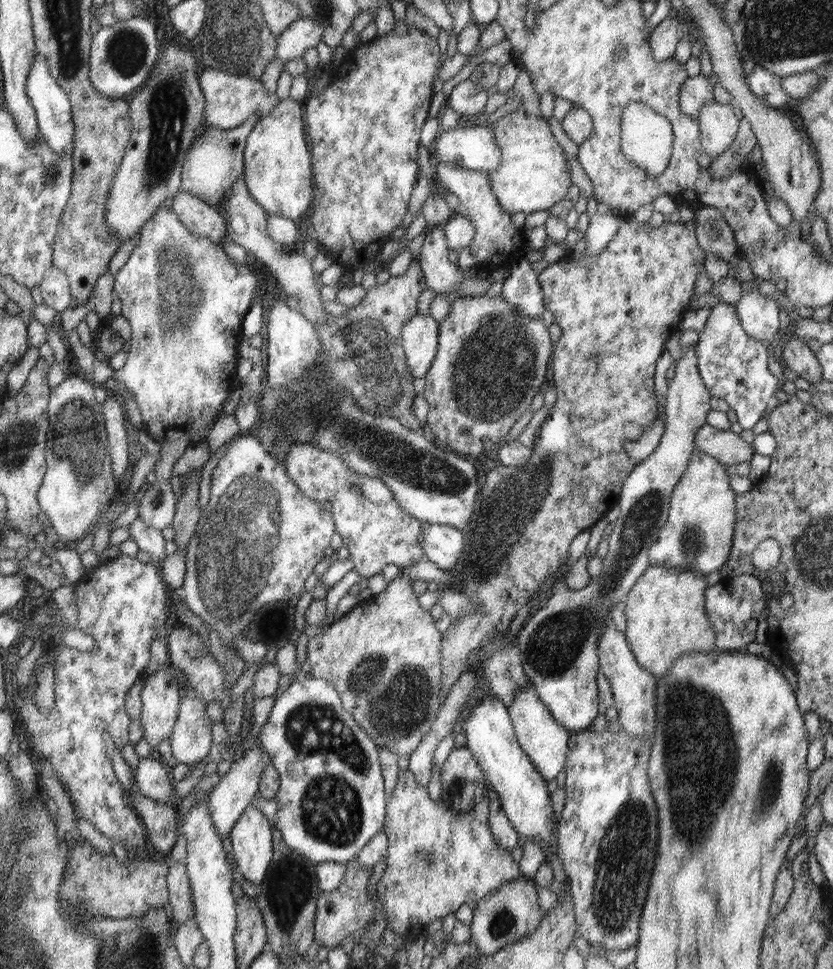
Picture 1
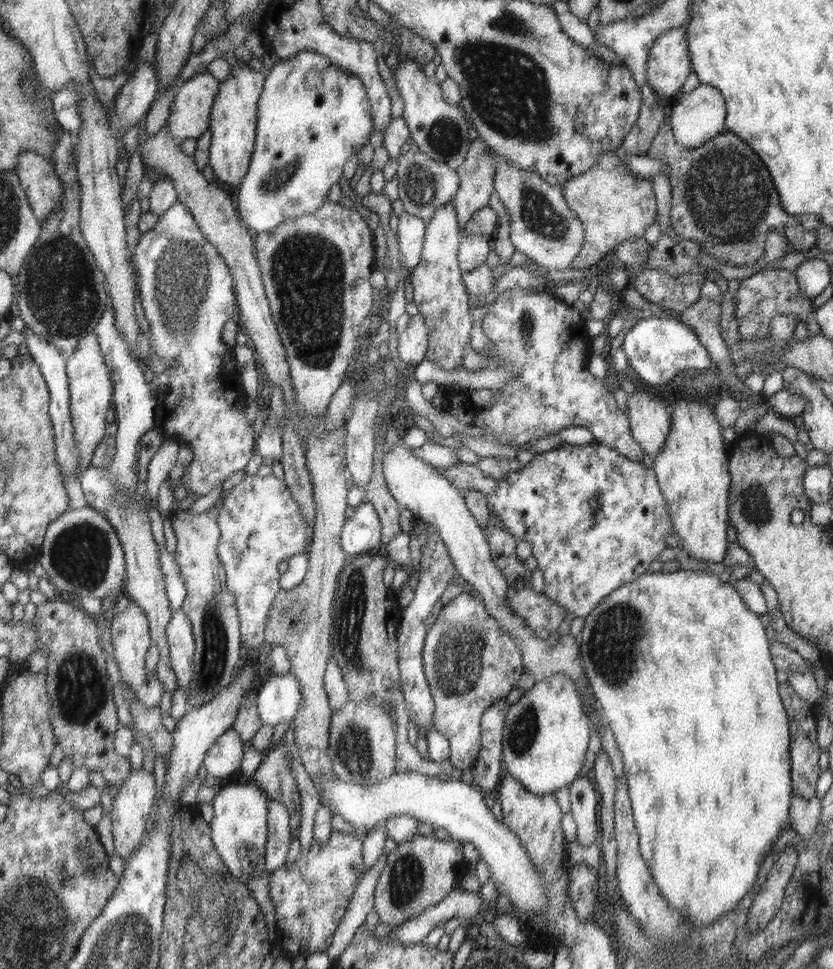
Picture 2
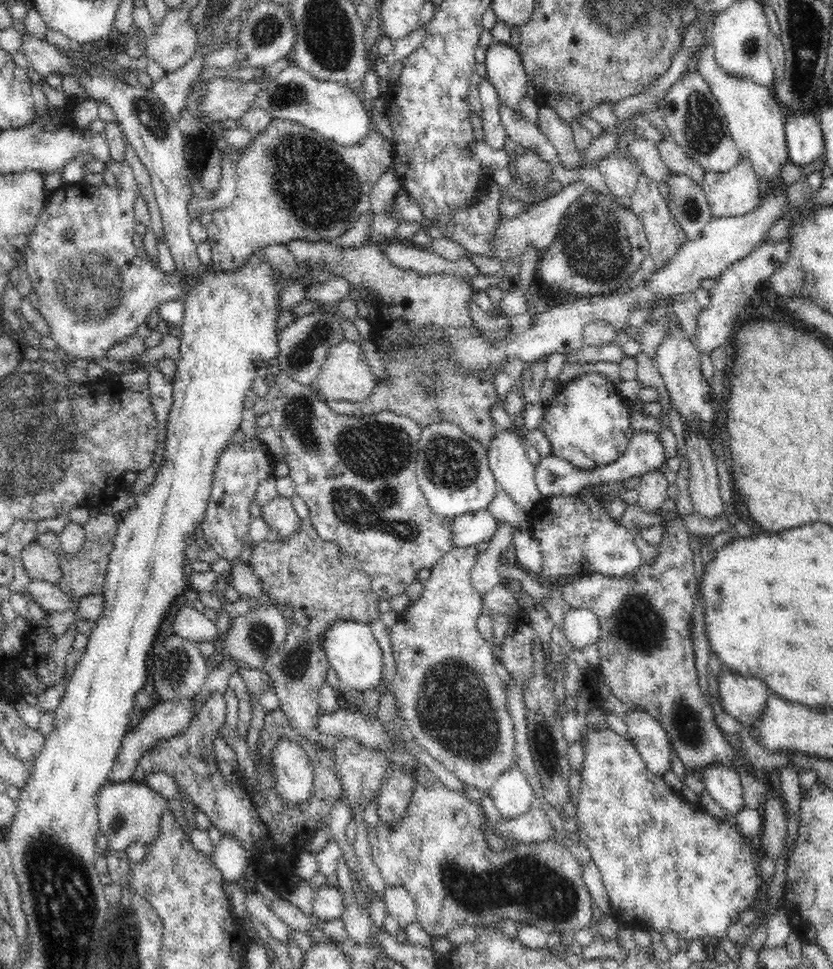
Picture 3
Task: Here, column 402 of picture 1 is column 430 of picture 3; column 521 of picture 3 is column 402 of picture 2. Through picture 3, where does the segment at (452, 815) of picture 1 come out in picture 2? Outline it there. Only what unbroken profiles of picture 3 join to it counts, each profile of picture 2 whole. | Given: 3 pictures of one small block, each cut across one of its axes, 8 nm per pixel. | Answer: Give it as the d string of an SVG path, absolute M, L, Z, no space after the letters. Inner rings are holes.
M414 836L412 840L398 845L394 852L386 857L386 865L382 870L374 891L374 910L378 913L379 923L398 928L403 922L417 917L429 907L436 906L440 900L450 894L458 882L458 878L468 870L468 864L462 856L462 846L456 840L438 840L434 836Z

